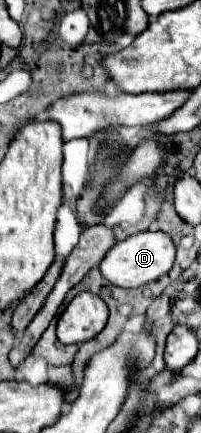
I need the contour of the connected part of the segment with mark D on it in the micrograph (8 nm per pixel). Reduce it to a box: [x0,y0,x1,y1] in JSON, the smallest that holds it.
[100,232,174,288]

